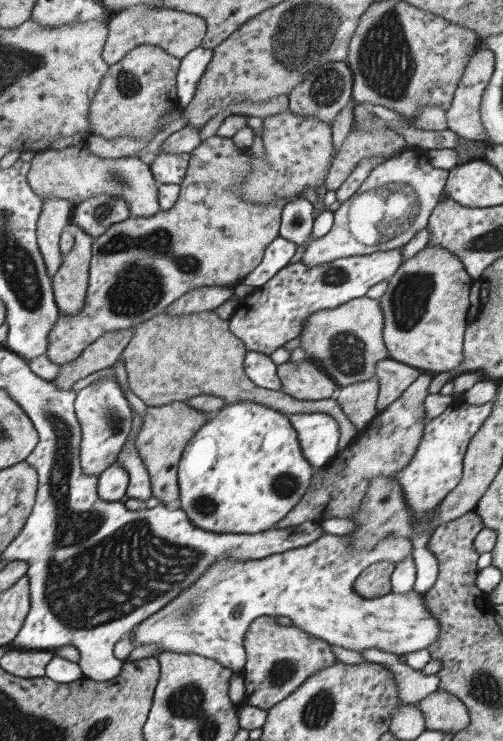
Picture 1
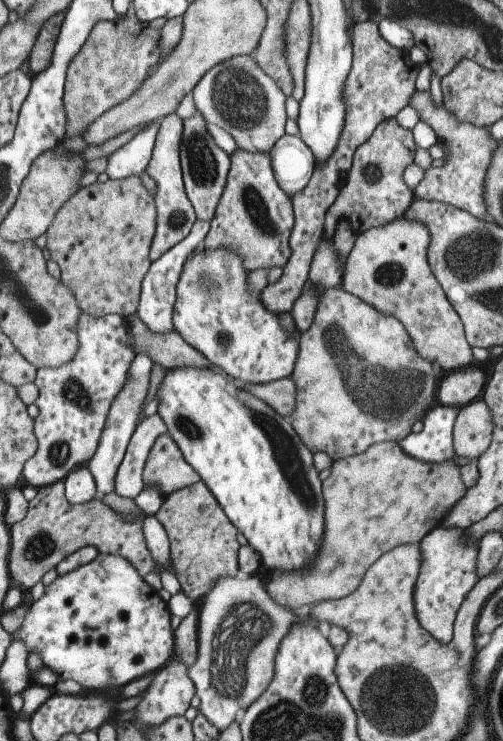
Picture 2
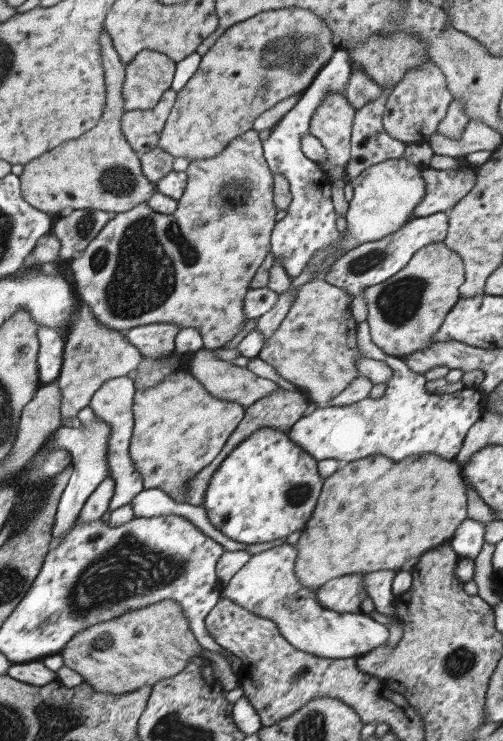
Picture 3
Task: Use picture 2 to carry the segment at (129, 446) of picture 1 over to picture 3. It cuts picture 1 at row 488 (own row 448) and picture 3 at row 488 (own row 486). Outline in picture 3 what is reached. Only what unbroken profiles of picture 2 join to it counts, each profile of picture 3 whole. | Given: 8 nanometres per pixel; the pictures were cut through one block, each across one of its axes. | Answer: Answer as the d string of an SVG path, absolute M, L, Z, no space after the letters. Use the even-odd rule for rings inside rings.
M127 376L125 378L111 378L111 380L105 380L97 388L97 392L93 394L93 398L89 402L93 414L111 426L111 436L109 436L109 446L107 446L107 462L109 462L111 478L115 480L115 492L113 492L113 498L109 502L109 512L131 504L131 500L143 490L141 474L135 470L135 466L129 458L129 440L131 440L131 432L133 432L131 406L133 406L135 392L137 392L137 388L135 388L131 378L127 378Z

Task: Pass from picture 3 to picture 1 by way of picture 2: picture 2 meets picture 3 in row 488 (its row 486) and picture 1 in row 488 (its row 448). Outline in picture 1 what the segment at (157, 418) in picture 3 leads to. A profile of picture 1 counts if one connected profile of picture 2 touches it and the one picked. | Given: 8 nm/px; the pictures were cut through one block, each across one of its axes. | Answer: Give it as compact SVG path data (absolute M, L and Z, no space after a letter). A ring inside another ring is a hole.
M171 402L171 404L157 406L157 408L145 408L143 426L137 434L135 446L137 446L139 458L145 464L145 470L149 472L151 498L161 502L163 506L169 506L169 508L177 506L179 502L179 482L177 482L179 458L185 446L189 444L191 436L195 436L195 432L199 432L199 428L203 428L209 420L211 420L211 414L191 408L187 402Z

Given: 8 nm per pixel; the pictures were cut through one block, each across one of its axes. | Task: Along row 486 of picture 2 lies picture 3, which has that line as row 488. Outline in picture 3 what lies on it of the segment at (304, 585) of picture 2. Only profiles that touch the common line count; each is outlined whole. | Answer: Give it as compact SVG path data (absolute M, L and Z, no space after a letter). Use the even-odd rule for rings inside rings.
M375 454L341 464L329 478L323 478L317 506L293 546L297 550L295 576L303 586L319 588L347 574L373 574L381 570L393 570L397 574L407 560L419 558L429 548L451 540L463 520L467 520L467 492L465 480L461 480L461 468L455 460L425 454L393 462L387 456Z

